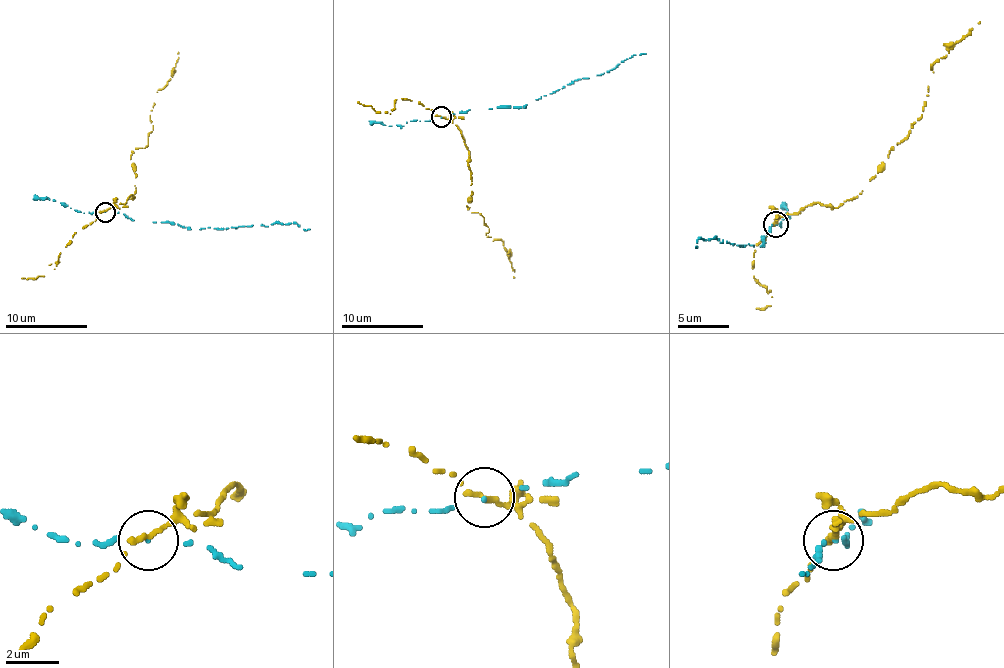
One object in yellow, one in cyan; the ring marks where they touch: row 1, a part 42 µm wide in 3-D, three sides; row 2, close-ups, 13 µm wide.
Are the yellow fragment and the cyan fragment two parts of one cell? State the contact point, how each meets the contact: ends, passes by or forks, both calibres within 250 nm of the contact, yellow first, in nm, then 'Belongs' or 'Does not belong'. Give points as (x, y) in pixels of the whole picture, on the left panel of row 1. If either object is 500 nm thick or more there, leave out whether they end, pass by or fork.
Place: (105, 212). At the ring yellow ends. At the ring cyan passes by. Thickness 280 nm (yellow) against 50 nm. Does not belong

